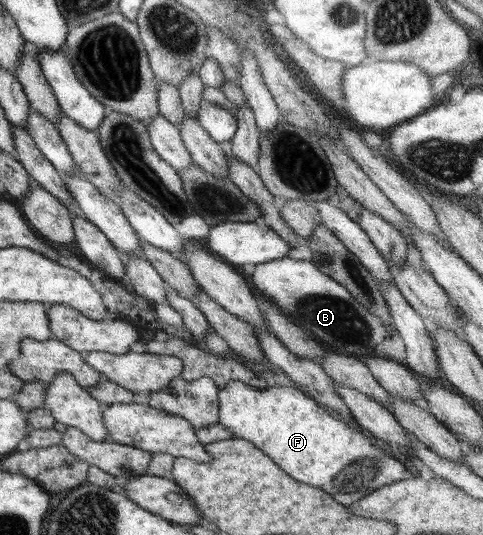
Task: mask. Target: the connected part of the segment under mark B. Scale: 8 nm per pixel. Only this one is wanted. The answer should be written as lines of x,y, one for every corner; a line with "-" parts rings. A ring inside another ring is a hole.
291,257
279,258
273,262
257,264
251,274
257,290
275,302
293,324
337,354
362,358
374,346
390,339
394,332
392,324
387,326
358,302
347,287
325,274
313,261
296,260

